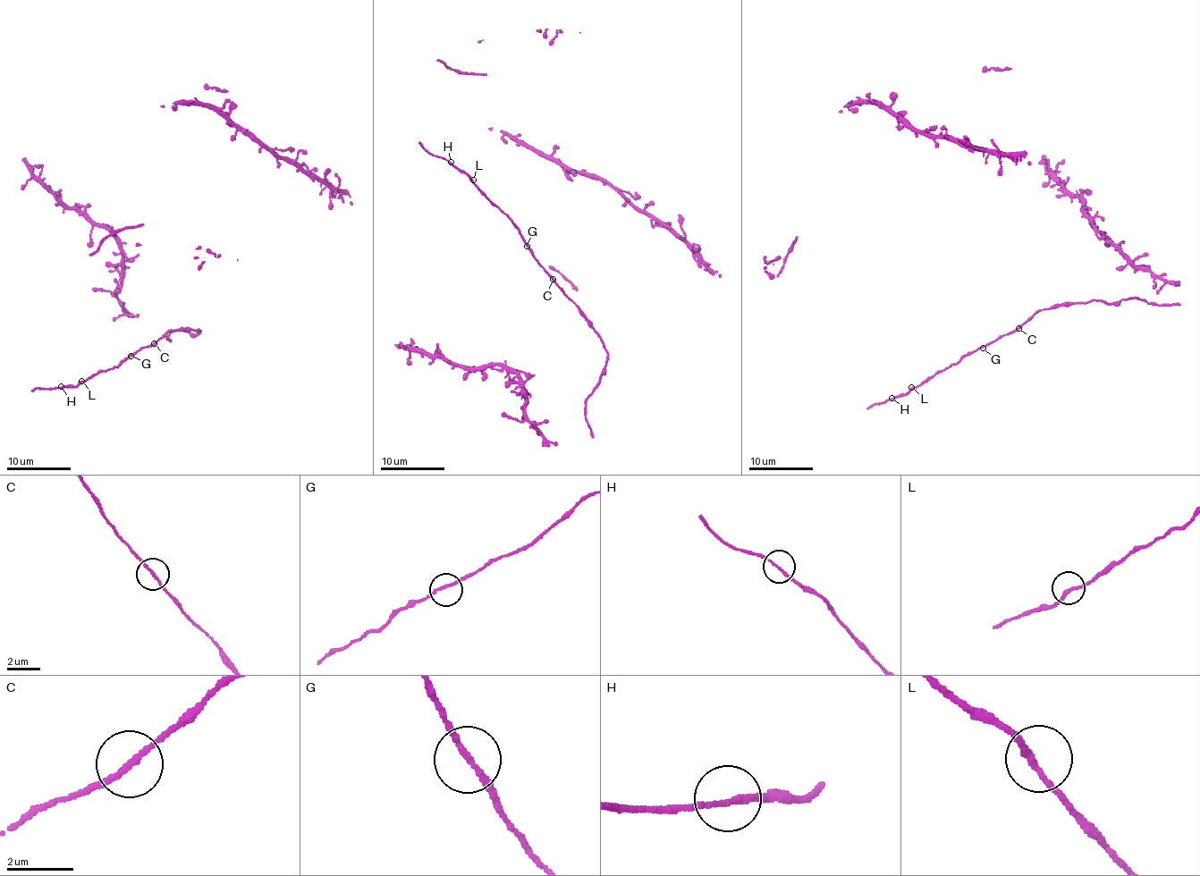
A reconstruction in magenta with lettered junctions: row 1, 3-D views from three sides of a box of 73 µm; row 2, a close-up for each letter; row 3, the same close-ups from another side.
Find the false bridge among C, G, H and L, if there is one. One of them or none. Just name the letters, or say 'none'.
none

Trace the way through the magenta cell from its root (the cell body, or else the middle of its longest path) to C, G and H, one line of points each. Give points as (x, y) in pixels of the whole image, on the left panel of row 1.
C: (181, 329), (196, 334), (201, 332), (181, 327), (178, 330), (170, 329), (154, 342)
G: (181, 329), (196, 334), (201, 332), (181, 327), (178, 330), (170, 329), (153, 344), (142, 347), (130, 356)
H: (181, 329), (196, 334), (201, 332), (170, 329), (116, 366), (98, 371), (74, 386), (61, 386)

